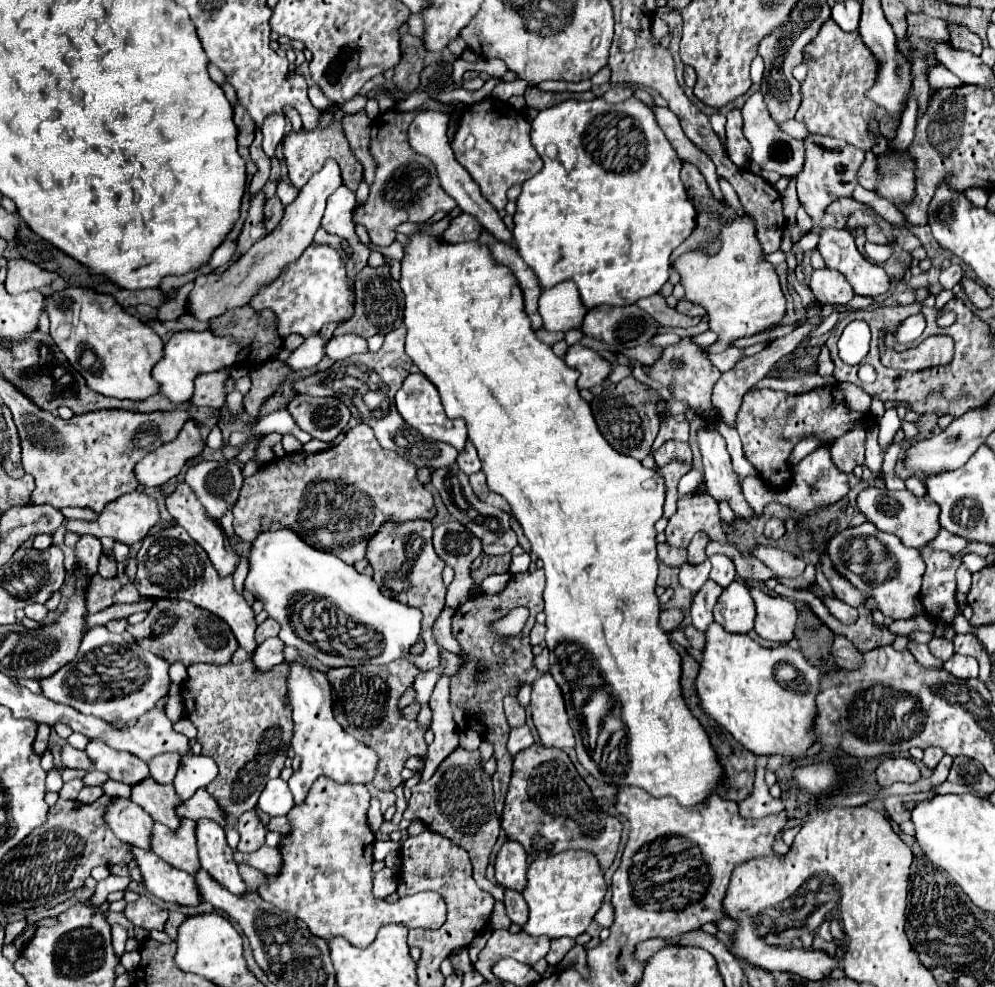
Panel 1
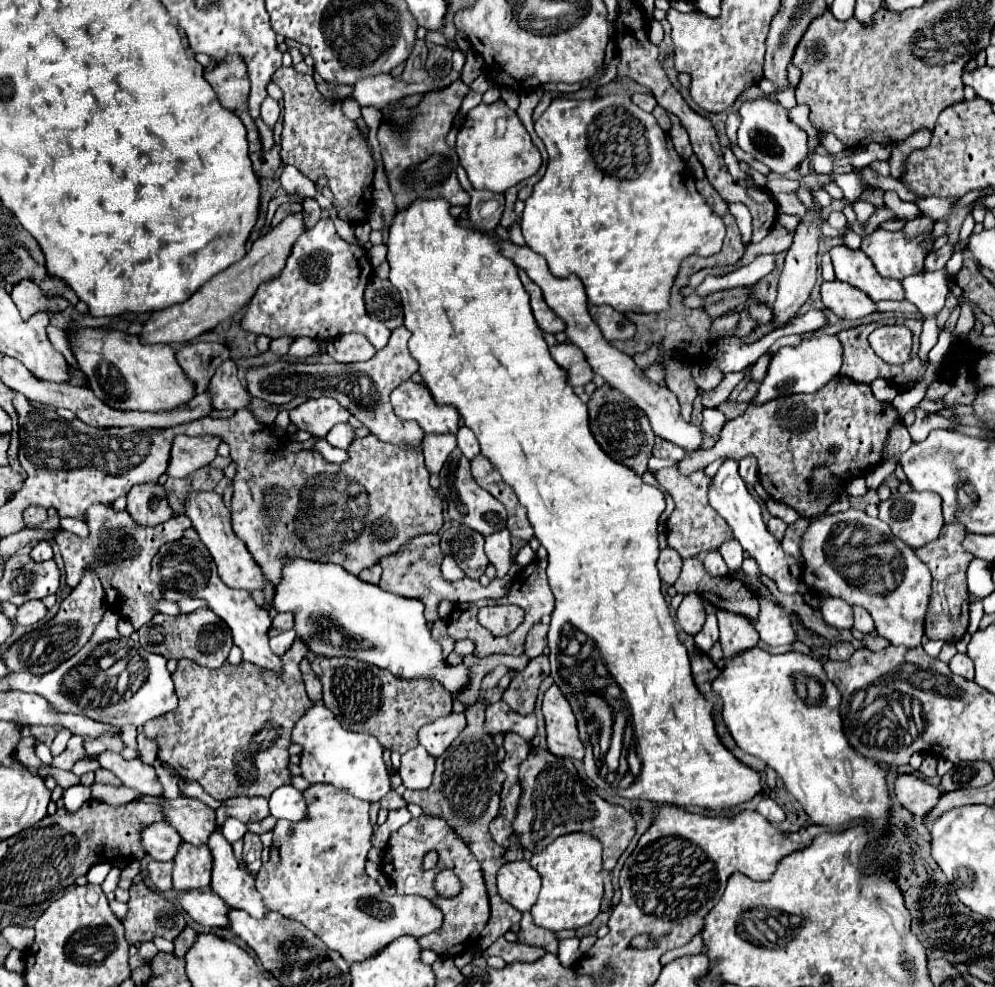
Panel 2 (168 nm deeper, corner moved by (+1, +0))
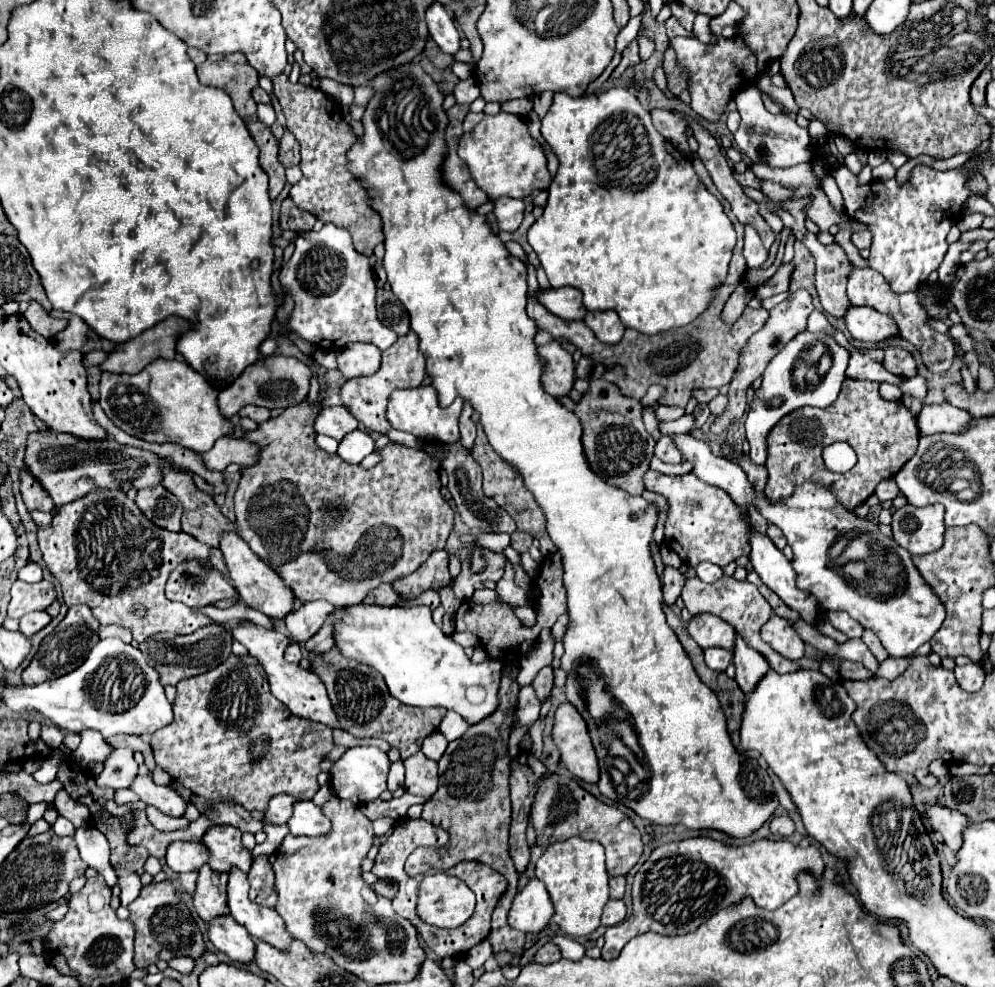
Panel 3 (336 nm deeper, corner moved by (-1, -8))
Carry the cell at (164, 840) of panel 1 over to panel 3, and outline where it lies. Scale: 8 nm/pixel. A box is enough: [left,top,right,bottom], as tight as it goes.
[193,864,229,922]

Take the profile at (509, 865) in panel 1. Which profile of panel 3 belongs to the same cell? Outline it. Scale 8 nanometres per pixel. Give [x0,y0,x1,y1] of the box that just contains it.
[509,878,551,932]

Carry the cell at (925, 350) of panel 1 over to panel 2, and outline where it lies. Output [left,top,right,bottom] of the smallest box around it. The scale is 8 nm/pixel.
[869,326,911,364]

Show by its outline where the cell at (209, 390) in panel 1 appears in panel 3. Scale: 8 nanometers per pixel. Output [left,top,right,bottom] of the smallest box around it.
[239,406,271,422]

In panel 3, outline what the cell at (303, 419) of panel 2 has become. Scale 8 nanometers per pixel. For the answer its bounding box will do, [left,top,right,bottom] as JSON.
[315,406,359,440]

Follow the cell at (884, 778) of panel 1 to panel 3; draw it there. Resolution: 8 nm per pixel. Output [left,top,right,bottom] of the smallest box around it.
[925,804,967,850]

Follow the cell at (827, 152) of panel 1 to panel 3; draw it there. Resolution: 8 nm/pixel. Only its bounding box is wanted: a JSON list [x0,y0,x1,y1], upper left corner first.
[711,290,813,434]

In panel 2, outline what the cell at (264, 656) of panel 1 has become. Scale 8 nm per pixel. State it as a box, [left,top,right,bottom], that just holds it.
[271,630,295,656]

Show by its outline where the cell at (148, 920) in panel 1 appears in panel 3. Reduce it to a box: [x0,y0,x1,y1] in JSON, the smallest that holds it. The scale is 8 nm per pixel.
[129,882,205,966]

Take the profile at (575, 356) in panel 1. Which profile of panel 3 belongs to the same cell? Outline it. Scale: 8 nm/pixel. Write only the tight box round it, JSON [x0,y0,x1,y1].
[539,340,575,396]

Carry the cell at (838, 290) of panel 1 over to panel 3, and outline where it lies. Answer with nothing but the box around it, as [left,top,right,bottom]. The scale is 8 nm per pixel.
[843,306,899,342]

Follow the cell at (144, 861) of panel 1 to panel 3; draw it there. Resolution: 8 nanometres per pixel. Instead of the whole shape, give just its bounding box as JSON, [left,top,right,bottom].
[207,914,255,962]

